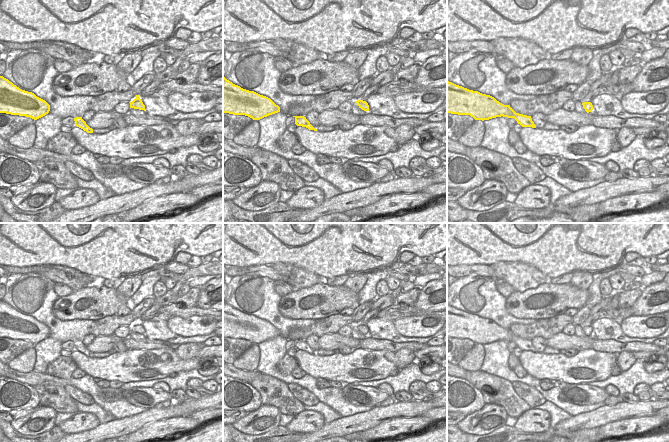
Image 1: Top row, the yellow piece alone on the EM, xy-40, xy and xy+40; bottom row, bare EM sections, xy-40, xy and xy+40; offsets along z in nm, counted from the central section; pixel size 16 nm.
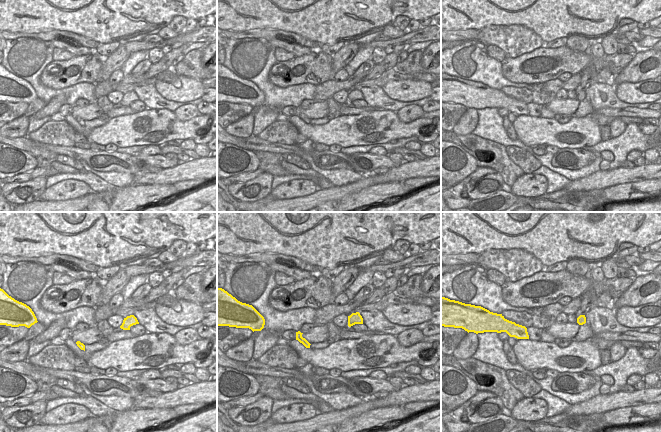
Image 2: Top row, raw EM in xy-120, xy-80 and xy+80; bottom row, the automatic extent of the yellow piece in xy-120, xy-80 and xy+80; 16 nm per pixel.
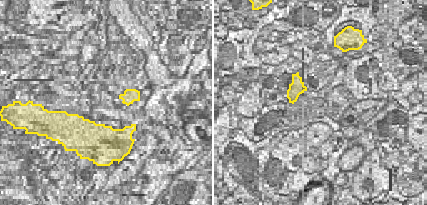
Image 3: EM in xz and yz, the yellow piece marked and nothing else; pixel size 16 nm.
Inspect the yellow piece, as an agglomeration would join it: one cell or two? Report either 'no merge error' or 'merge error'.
no merge error

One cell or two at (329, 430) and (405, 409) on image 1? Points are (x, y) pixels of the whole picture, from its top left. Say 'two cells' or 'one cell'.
one cell

